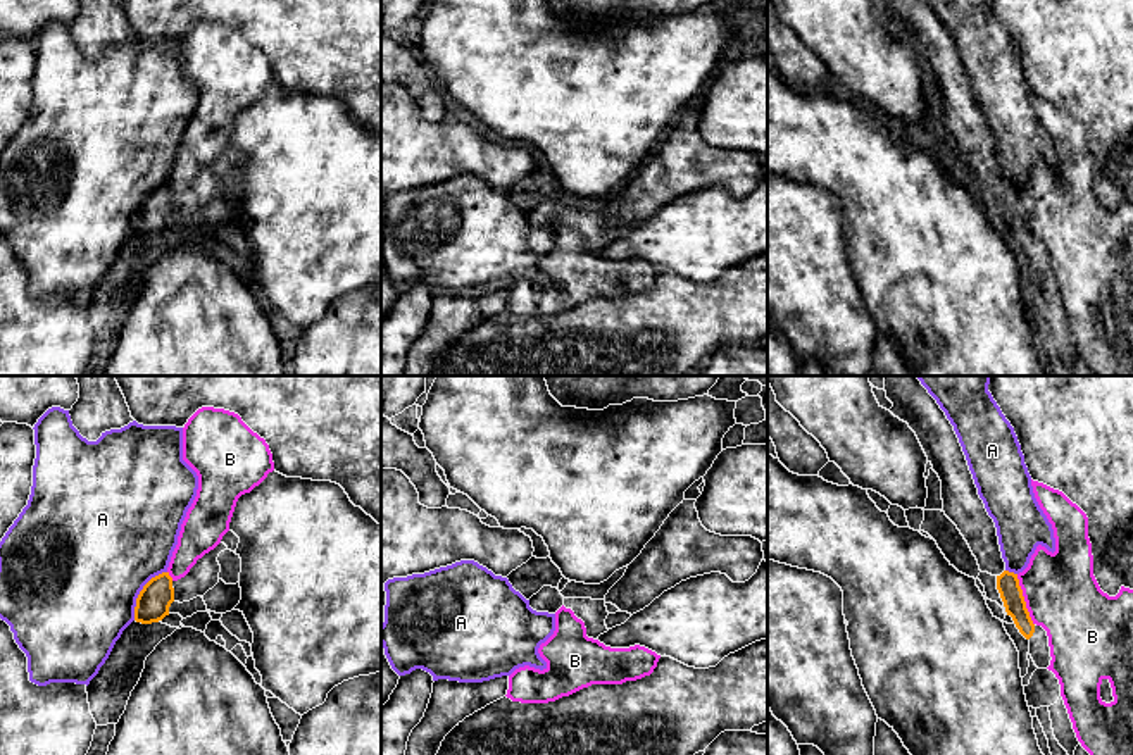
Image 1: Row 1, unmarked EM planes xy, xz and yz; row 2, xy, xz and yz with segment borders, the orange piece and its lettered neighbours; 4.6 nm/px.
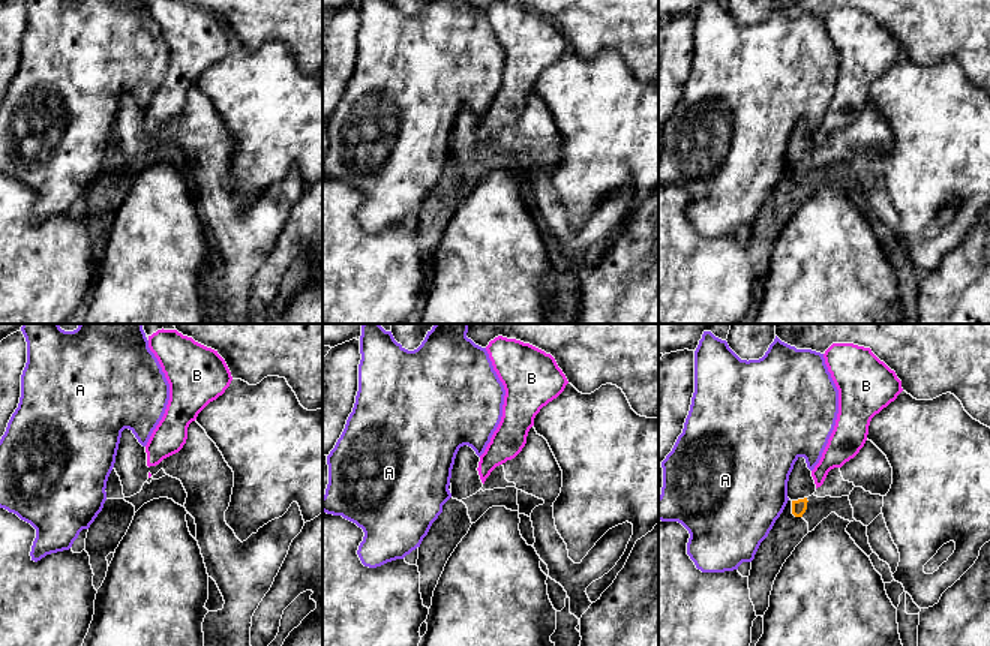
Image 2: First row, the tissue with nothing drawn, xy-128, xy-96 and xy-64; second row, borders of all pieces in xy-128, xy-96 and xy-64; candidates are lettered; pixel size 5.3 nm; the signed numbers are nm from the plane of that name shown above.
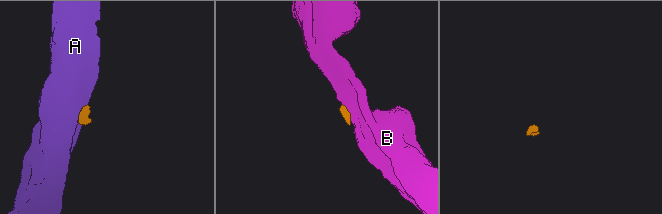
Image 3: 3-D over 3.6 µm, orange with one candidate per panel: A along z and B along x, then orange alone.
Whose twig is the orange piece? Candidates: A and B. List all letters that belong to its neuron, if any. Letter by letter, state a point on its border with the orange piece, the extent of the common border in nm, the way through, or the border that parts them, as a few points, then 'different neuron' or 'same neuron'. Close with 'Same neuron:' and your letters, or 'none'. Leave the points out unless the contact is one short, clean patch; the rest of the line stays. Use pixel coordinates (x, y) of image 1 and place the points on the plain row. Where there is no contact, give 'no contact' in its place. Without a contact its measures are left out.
A: meets orange in xy at (140, 205); contact 280 nm long; border along xy (166, 185), (154, 190), (143, 200), (137, 212), (133, 233); different neuron
B: meets orange in yz at (1023, 214); contact 260 nm long; border along yz (1016, 188), (1033, 238); different neuron
Same neuron: none

